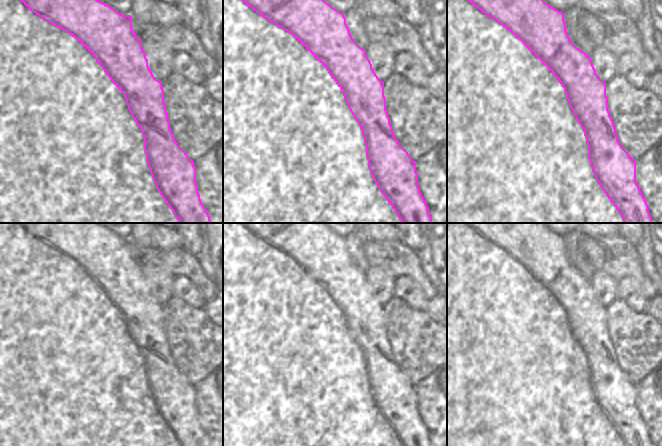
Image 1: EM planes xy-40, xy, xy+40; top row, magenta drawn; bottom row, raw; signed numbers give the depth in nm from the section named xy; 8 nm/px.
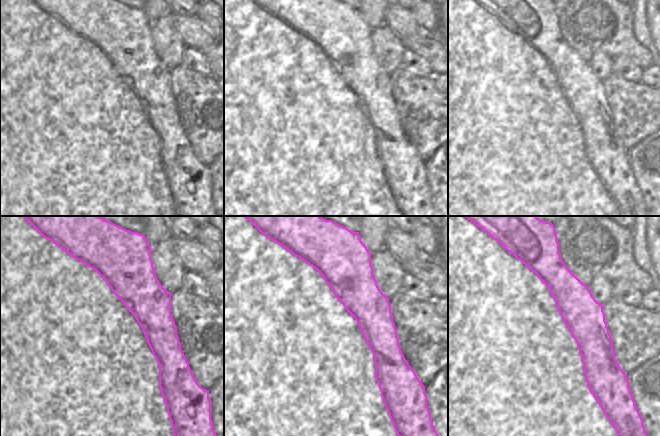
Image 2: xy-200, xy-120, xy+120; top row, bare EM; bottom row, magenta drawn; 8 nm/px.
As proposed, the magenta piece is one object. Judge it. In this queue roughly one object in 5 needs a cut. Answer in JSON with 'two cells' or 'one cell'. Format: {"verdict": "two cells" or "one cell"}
{"verdict": "one cell"}

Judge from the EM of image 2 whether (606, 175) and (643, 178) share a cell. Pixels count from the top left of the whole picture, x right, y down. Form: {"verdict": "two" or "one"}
{"verdict": "two"}

